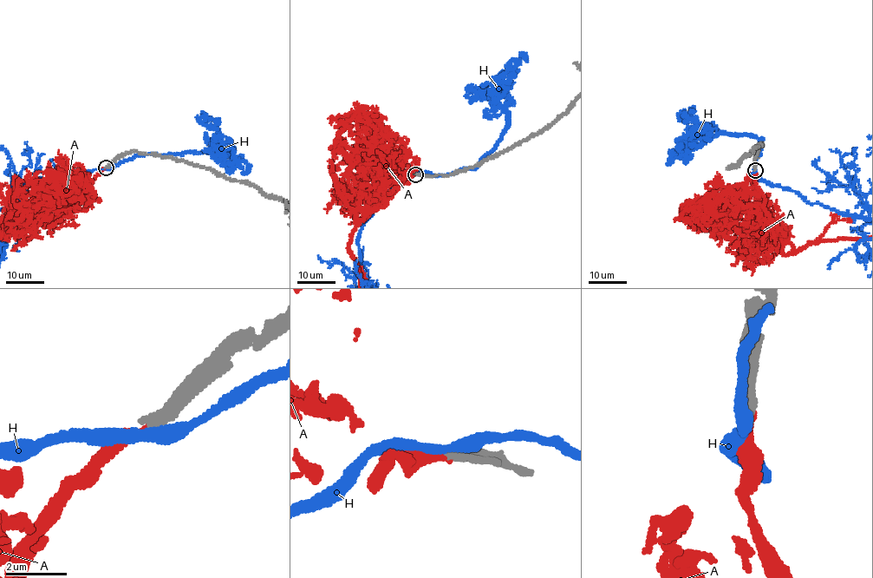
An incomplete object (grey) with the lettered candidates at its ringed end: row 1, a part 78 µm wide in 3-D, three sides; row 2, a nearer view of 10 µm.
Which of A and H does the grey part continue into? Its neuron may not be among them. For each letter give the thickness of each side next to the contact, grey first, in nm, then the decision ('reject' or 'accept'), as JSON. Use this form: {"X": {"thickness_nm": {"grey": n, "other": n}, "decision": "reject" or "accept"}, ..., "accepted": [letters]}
{"A": {"thickness_nm": {"grey": 380, "other": 280}, "decision": "accept"}, "H": {"thickness_nm": {"grey": 360, "other": 360}, "decision": "reject"}, "accepted": ["A"]}

